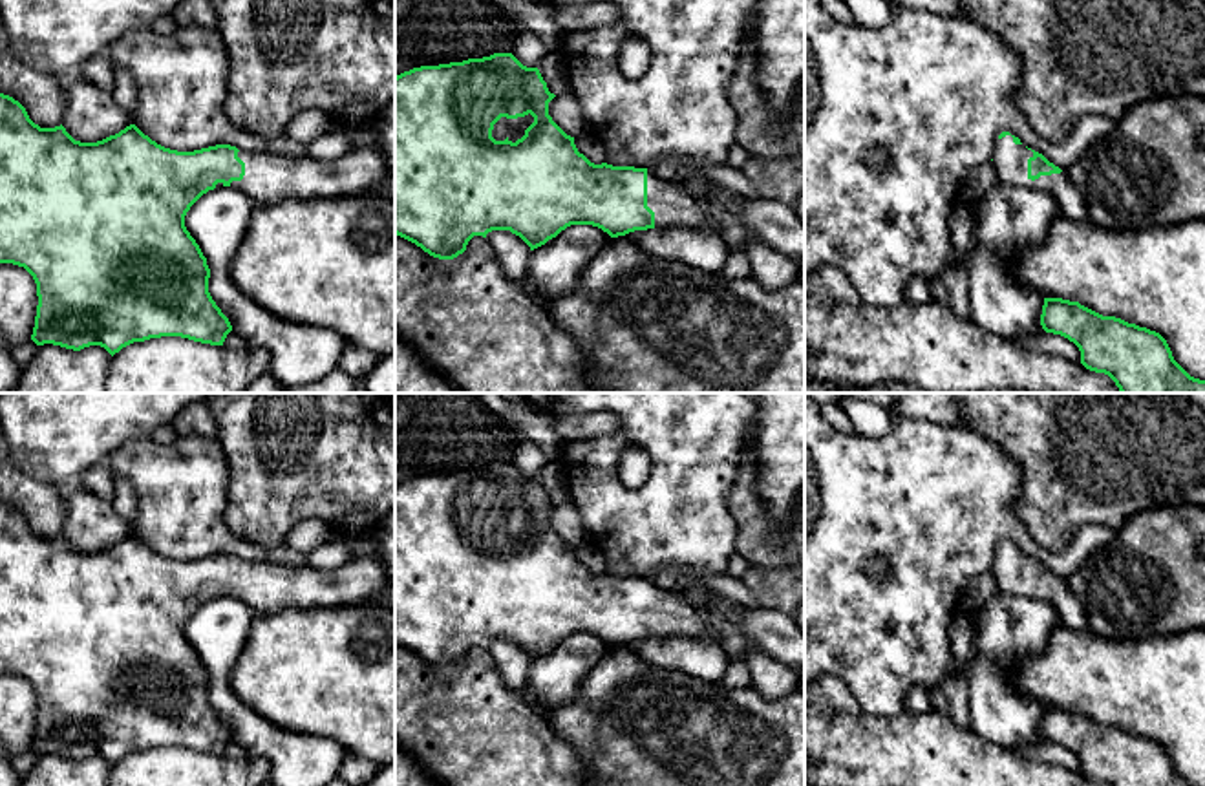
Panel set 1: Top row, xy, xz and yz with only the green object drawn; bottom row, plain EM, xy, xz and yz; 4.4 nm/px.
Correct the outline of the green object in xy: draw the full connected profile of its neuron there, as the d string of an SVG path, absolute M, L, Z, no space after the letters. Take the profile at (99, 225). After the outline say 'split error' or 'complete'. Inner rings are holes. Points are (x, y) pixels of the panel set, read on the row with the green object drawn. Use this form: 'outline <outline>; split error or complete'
outline M0 93L0 263L24 267L37 283L37 316L31 340L80 351L104 347L112 356L133 342L181 336L223 345L232 331L208 292L210 269L185 227L190 207L216 186L234 186L256 207L283 199L342 197L373 192L388 172L380 144L351 148L335 161L307 155L247 152L216 144L194 152L165 148L135 124L97 143L75 141L66 128L40 128L26 108Z; split error

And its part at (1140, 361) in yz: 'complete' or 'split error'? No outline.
complete

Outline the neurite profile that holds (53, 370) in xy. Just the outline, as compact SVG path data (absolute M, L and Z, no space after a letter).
M38 345L11 393L106 393L112 355L101 345L80 351Z

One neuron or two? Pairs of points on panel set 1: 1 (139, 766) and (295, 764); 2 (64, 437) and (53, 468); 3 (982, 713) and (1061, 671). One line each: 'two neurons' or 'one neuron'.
1: two neurons
2: one neuron
3: two neurons

